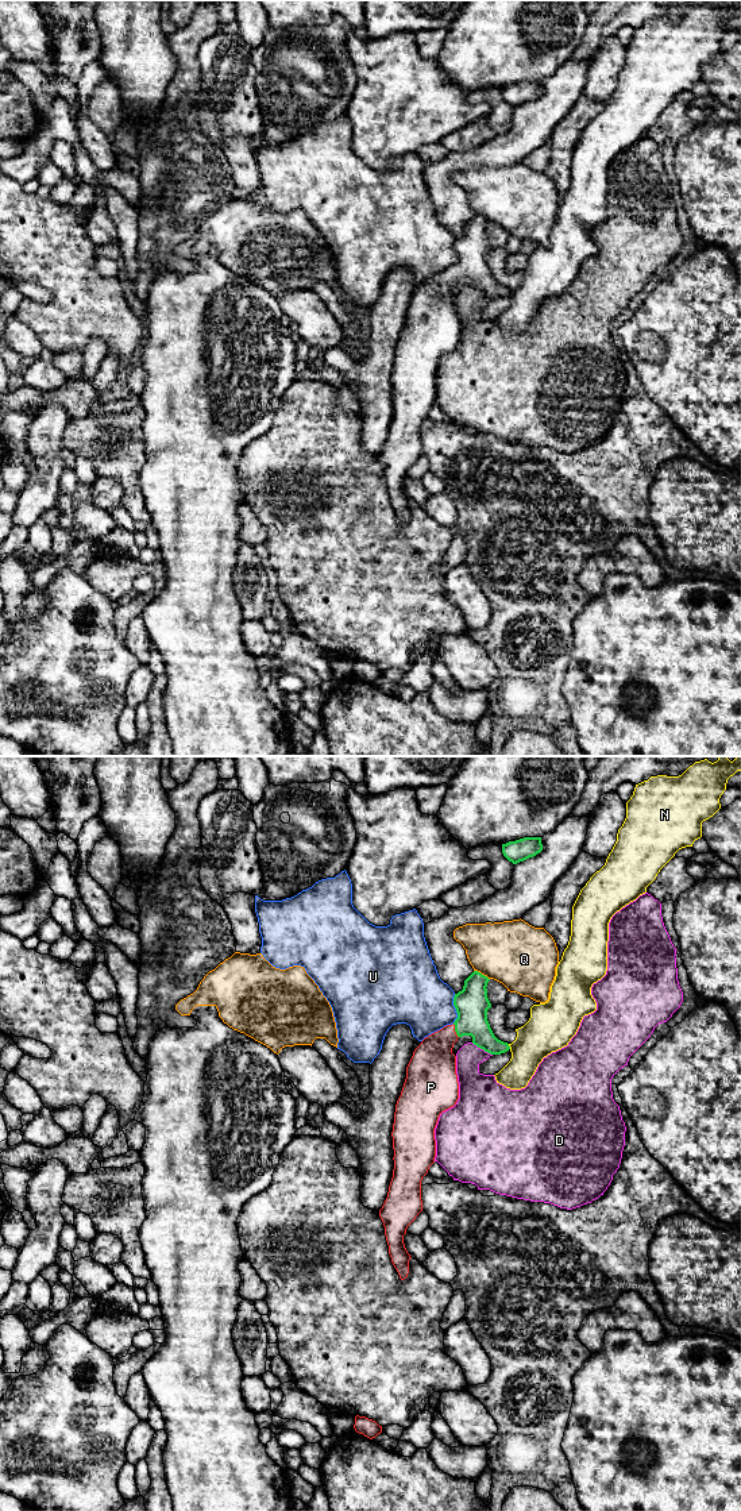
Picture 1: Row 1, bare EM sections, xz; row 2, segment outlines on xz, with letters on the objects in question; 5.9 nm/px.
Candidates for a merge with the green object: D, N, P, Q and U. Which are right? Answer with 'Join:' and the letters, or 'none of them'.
Join: P

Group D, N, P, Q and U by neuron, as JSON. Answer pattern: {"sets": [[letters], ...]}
{"sets": [["D"], ["N"], ["P"], ["Q"], ["U"]]}

